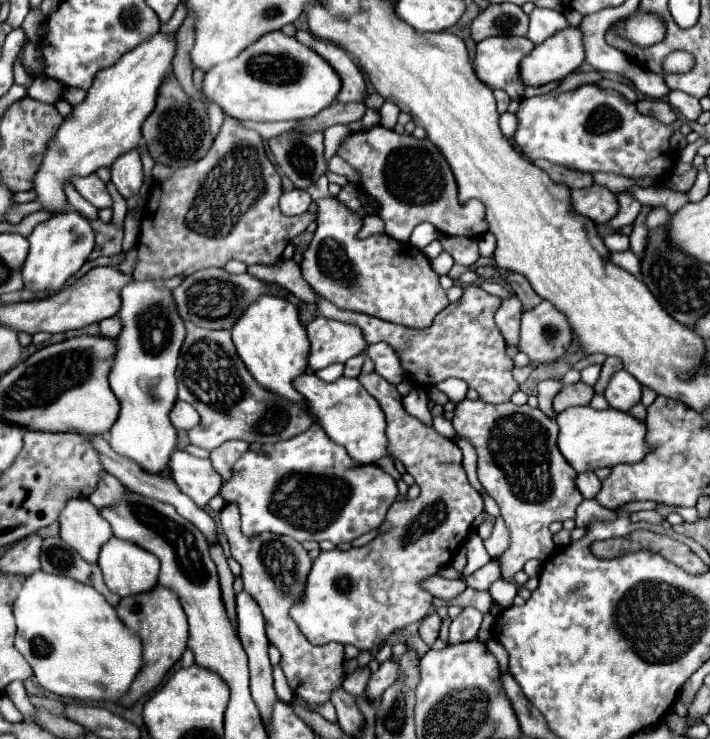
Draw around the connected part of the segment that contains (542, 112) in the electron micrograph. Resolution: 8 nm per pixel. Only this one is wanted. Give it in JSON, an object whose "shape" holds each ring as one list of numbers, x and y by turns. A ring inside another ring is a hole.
{"shape":[[584,84,572,92,558,96,536,96,520,102,516,146,528,160,544,158,552,164,576,168,580,172,612,172,632,180,662,178,662,142,664,142,664,174,676,166,676,150,670,146,672,134,680,128,680,120,664,124,654,116,644,116,614,90,602,90]]}

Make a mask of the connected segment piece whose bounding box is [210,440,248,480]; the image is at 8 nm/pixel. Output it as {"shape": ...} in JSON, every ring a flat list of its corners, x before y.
{"shape":[[226,442,222,446,218,446,216,450,210,452,210,460,214,464,214,468,220,472,220,476,224,480,230,480,232,478,232,466,236,464,236,460,248,450,248,444,246,442]]}

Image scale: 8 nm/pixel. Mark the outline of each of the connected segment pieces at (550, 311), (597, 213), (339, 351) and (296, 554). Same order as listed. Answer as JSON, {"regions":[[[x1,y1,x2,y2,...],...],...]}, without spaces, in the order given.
{"regions":[[[546,300,522,314,518,350,542,364,558,360,572,344,572,330,564,316]],[[590,186,582,190,572,190,572,204,574,210,596,224,608,224,618,214,618,198,604,186]],[[318,316,308,324,308,338,310,338,308,364,314,372,334,362,344,364,348,358,358,356,368,348,358,326,340,320,330,320,324,316]],[[230,502,224,506,220,514,220,524,224,534,228,536,228,544,232,550,232,558,242,566,242,580,244,590,258,602,266,620,266,634,270,644,274,644,282,654,282,670,288,678,288,684,294,692,298,692,304,702,318,706,330,700,330,692,342,684,342,644,324,644,312,646,294,620,290,618,288,610,294,600,302,594,306,576,310,572,312,560,308,552,302,548,300,542,292,540,290,536,278,536,272,532,262,532,256,536,246,536,240,530,240,512,238,504]]]}

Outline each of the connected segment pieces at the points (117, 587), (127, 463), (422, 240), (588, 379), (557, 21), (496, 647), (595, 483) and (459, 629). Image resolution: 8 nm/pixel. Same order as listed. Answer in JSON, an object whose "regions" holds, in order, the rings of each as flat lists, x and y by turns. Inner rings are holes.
{"regions":[[[112,536,106,544,102,544,98,566,104,574,106,586,112,592,116,592,120,598,134,596,134,594,150,590,158,582,158,570,160,570,160,562,152,552,140,548,138,544,132,544,130,540,122,540,116,536]],[[94,436,92,440,94,440,94,448,98,448,98,452,100,452,100,456,102,456,102,464,104,464,104,468,108,470,108,474,116,476,122,484,126,484,128,490,132,490,132,492,136,492,136,494,142,494,142,496,152,498,152,500,158,500,158,502,172,504,180,516,184,516,188,522,192,522,192,524,206,536,206,540,208,540,210,546,218,544,218,530,216,530,216,522,212,520,212,516,210,516,204,508,198,508,198,506,174,484,174,480,144,472,134,460,130,460,130,458,126,458,126,456,118,456,102,436]],[[422,222,414,228,414,232,410,236,410,244,414,244,416,248,422,250,426,244,430,244,436,238,438,238,438,230,430,222]],[[590,364,580,372,580,376,582,376,580,380,588,386,594,386,594,382,598,380,598,374,600,374,600,364]],[[534,8,534,12,530,14,528,40,532,40,534,44,542,44,546,38,564,28,568,28,568,20,564,18,564,14,548,8]],[[491,638,486,642,486,646,488,646,488,650,496,657,501,670,508,671,508,654,502,644,495,638]],[[584,472,584,474,578,474,576,486,578,486,578,490,582,492,584,498,594,498,600,492,602,482,596,478,594,472]],[[464,608,462,614,458,618,454,618,452,624,450,624,448,644,474,640,476,634,478,634,480,622,482,622,482,614,476,608]]]}

